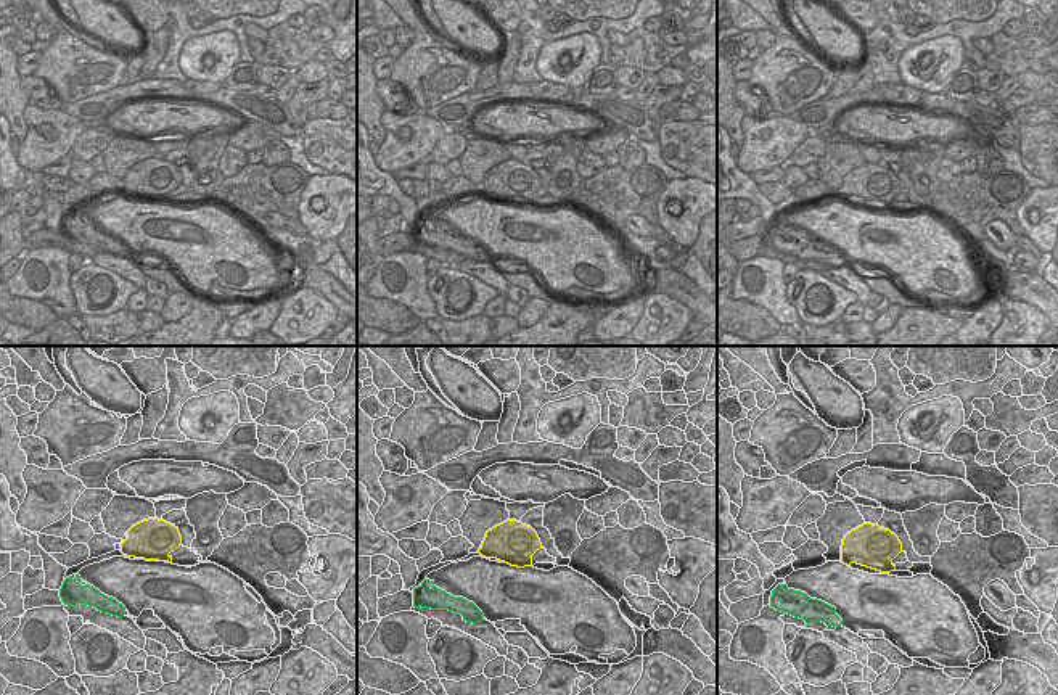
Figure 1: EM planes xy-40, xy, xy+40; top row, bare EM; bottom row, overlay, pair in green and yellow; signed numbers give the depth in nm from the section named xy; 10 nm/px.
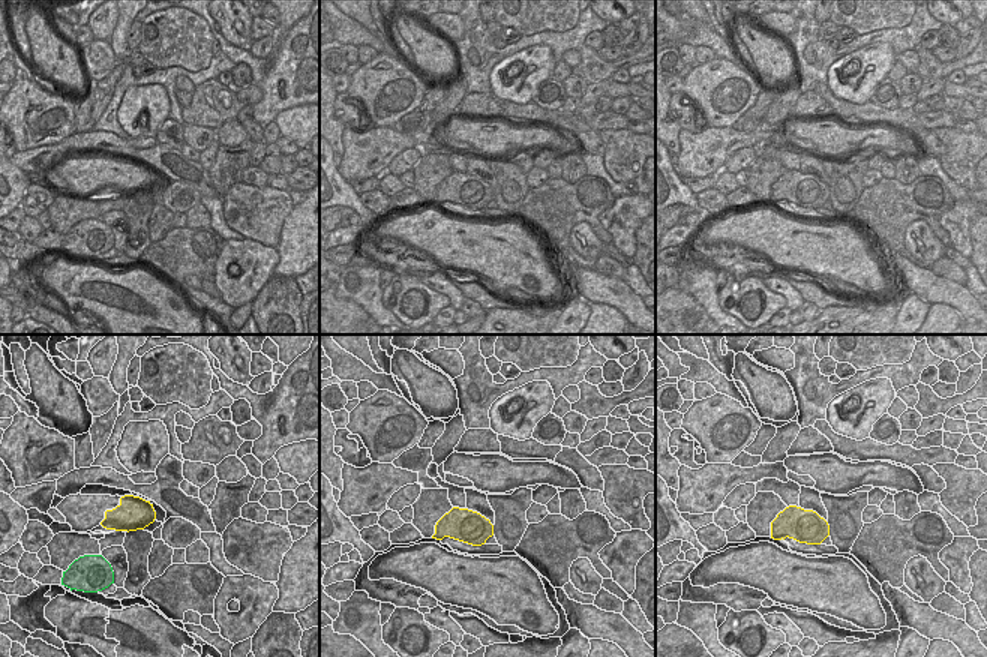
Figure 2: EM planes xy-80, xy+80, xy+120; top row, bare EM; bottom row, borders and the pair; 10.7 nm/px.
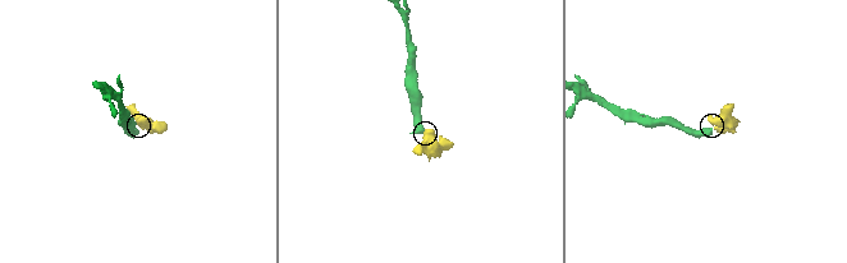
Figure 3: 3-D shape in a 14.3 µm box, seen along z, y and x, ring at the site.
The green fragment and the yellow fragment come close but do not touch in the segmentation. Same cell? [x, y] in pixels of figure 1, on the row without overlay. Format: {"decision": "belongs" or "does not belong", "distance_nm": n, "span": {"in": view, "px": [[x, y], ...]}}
{"decision": "belongs", "distance_nm": 440, "span": {"in": "xy+40", "px": [[820, 240], [841, 201]]}}

